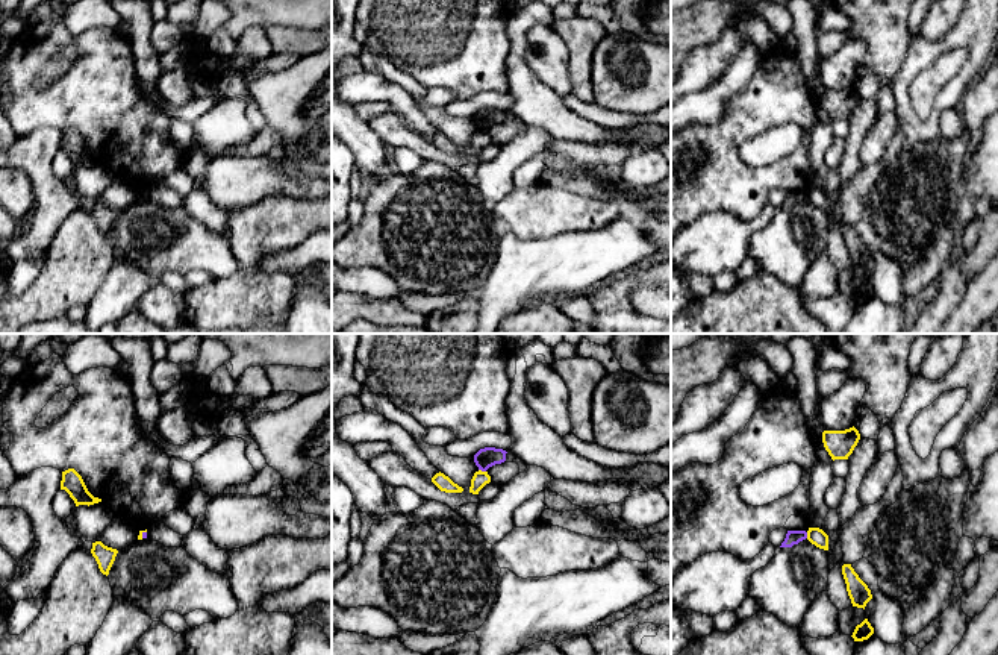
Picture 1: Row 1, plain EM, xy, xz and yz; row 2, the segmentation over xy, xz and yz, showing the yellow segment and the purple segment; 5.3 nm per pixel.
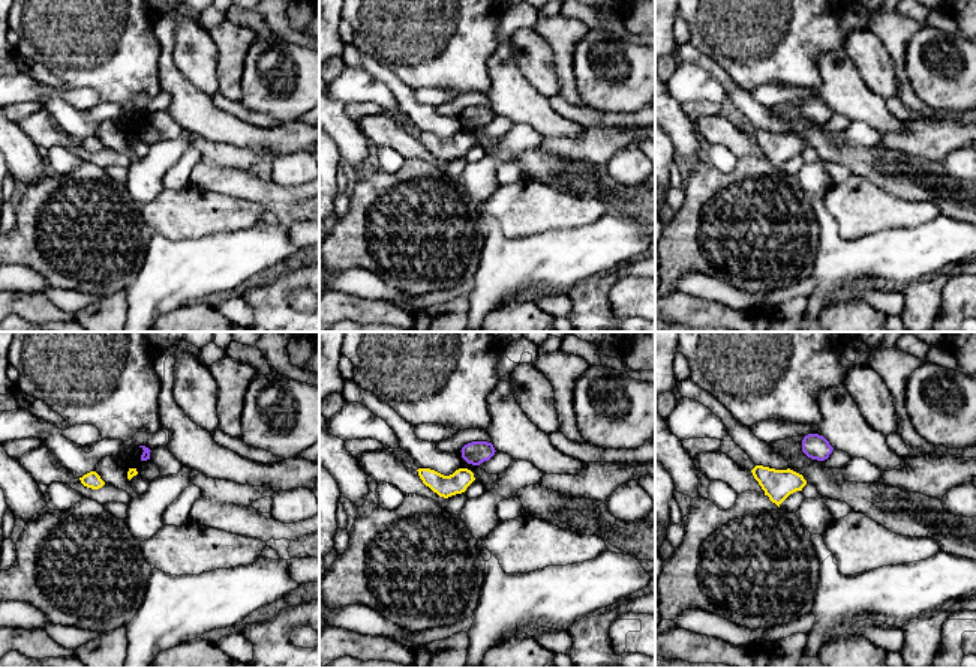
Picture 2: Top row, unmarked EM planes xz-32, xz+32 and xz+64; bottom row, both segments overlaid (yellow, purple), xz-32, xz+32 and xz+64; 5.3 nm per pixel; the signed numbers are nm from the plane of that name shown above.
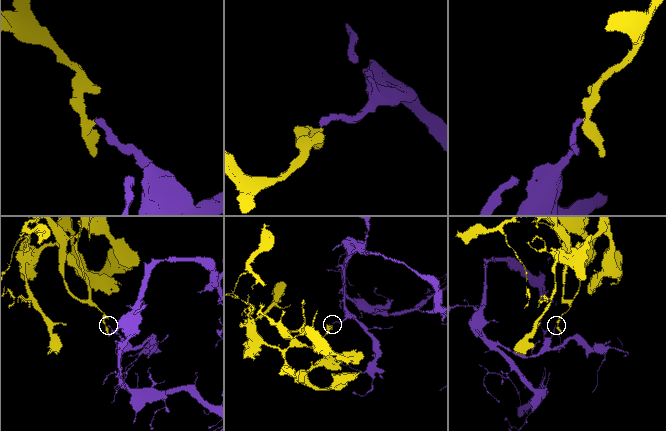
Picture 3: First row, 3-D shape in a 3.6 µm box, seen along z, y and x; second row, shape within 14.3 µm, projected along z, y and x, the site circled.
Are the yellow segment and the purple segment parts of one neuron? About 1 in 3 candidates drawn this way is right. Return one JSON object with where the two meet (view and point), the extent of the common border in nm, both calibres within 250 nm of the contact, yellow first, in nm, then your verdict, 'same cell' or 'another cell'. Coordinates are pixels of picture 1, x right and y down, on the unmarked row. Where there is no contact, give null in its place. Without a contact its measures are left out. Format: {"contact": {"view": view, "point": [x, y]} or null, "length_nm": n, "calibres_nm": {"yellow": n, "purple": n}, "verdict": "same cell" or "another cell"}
{"contact": {"view": "xz", "point": [480, 131]}, "length_nm": 40, "calibres_nm": {"yellow": 80, "purple": 110}, "verdict": "another cell"}

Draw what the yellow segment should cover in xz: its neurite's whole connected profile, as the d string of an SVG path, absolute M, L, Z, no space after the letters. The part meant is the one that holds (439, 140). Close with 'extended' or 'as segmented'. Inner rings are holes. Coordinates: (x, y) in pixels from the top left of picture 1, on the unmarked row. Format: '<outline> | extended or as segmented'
M436 133L433 138L432 138L432 143L441 150L441 152L445 152L445 153L462 153L463 149L459 147L457 144L454 144L448 136L445 136L444 133Z | as segmented

